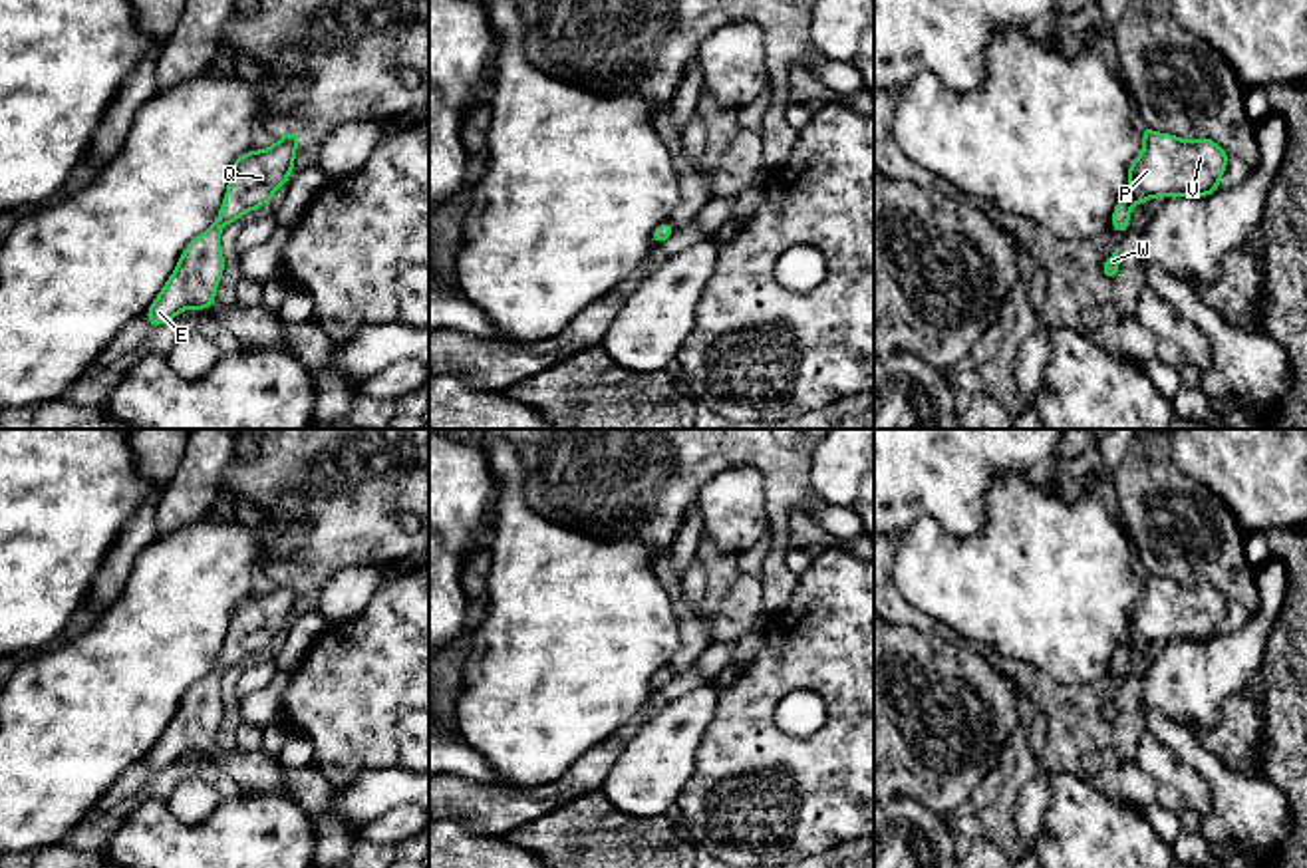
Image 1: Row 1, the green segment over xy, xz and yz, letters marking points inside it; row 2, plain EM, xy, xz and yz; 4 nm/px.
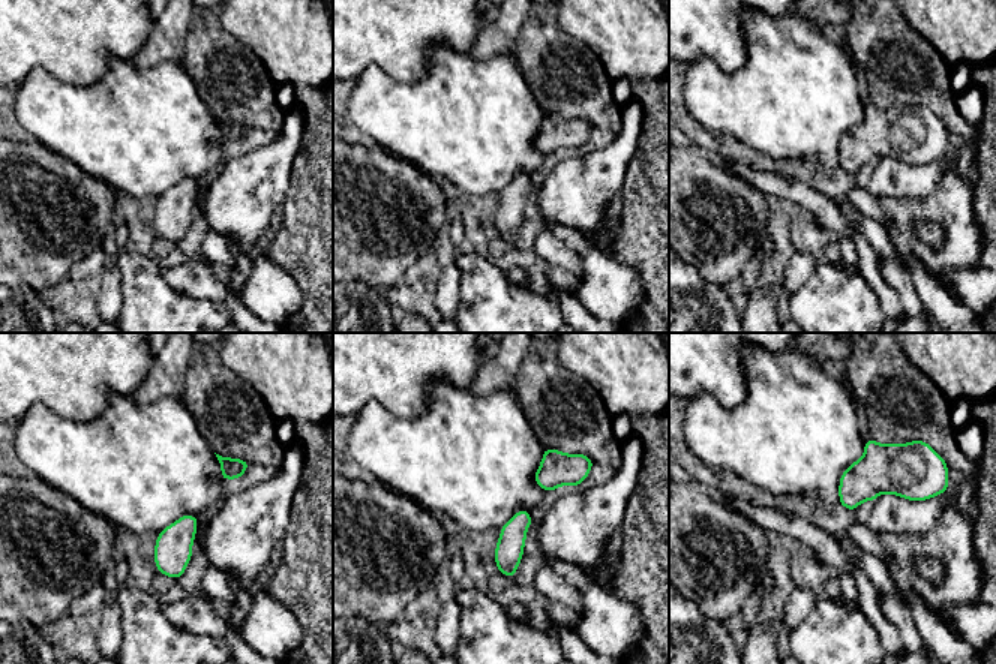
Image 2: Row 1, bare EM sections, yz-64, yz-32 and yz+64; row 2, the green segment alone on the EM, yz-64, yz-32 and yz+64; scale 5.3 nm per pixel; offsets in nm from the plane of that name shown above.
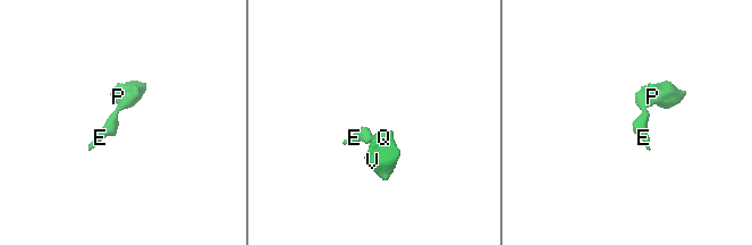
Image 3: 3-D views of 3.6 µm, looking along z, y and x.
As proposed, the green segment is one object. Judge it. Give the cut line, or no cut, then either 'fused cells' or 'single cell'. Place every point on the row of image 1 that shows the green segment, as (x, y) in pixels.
cut none; single cell

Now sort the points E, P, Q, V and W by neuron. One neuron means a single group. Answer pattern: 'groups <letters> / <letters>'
groups E P Q V W

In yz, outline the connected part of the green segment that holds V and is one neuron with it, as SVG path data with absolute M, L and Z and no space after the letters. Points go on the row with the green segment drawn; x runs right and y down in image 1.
M1140 127L1142 153L1128 167L1130 197L1112 211L1112 228L1128 232L1130 209L1154 197L1210 197L1220 189L1230 155L1212 139L1184 141Z

